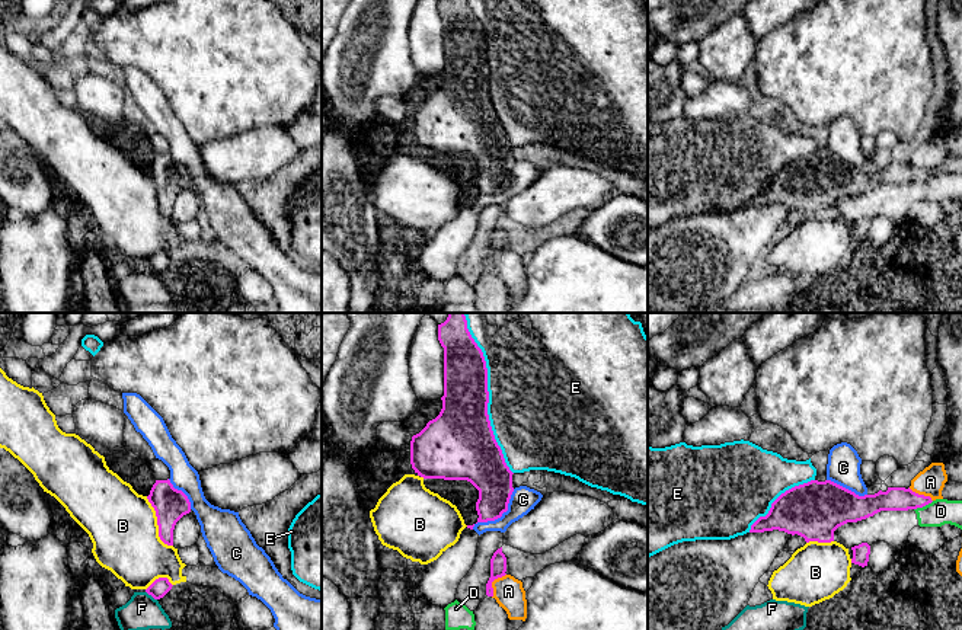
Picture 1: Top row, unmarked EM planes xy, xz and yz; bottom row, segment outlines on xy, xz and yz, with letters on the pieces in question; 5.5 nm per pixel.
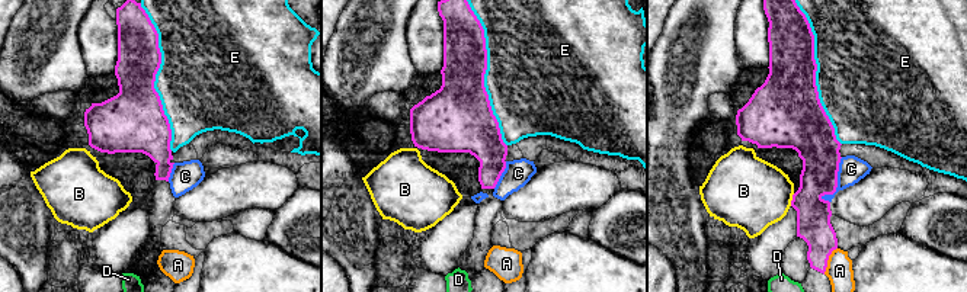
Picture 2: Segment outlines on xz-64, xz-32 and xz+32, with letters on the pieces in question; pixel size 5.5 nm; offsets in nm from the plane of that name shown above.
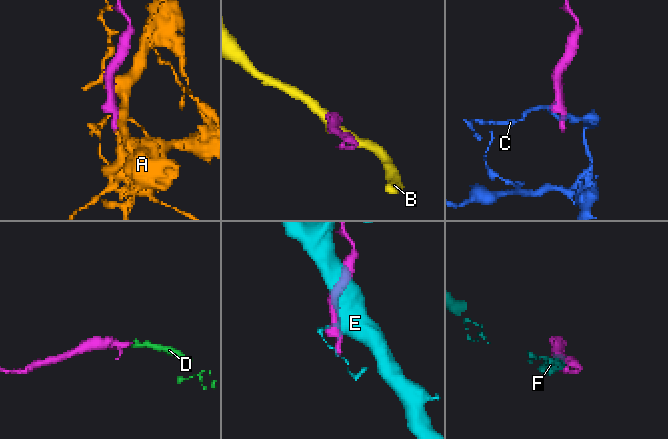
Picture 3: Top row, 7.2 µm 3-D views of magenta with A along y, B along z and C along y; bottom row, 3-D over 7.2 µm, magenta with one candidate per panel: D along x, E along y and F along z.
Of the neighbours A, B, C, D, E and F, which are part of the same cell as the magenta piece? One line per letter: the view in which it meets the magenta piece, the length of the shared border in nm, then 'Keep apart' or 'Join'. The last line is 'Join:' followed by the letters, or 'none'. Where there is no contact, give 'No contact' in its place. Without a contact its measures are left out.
A: Touches magenta in xz. Shared border 150 nm. Keep apart
B: Touches magenta in xy. Shared border 320 nm. Keep apart
C: Touches magenta in xz. Shared border 320 nm. Keep apart
D: Touches magenta in yz. Shared border 120 nm. Keep apart
E: Touches magenta in xz. Shared border 850 nm. Keep apart
F: Touches magenta in xy. Shared border 80 nm. Keep apart
Join: none

